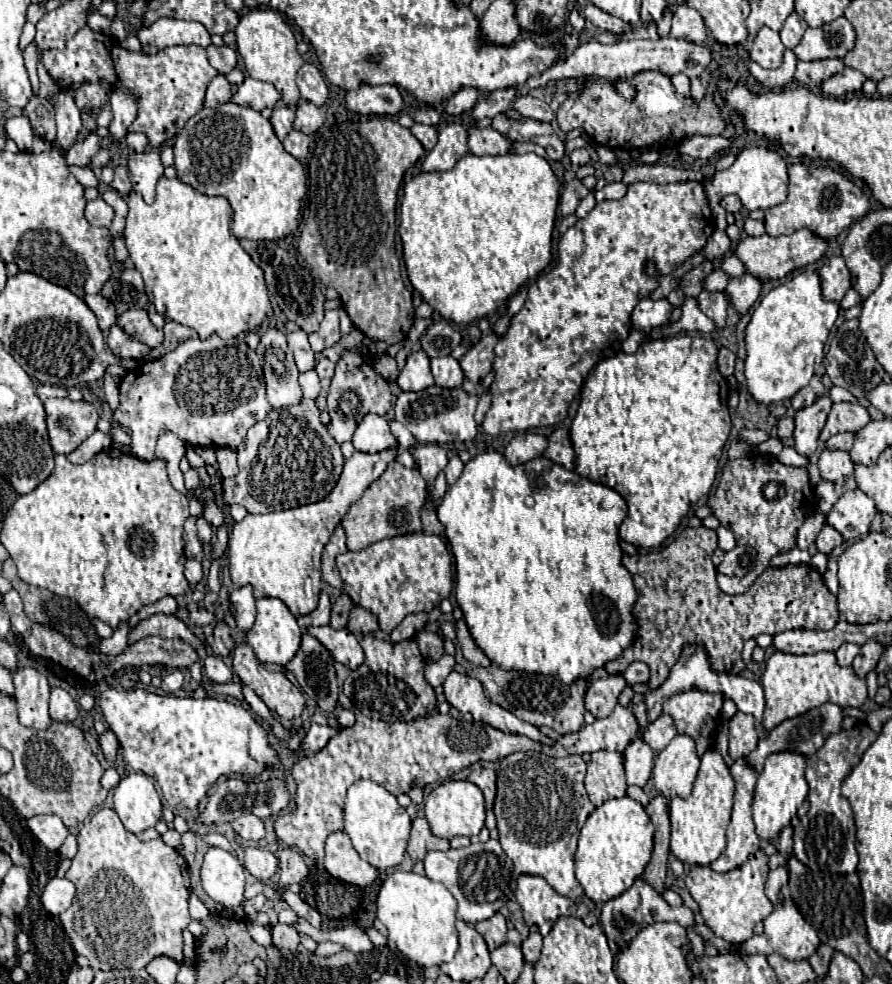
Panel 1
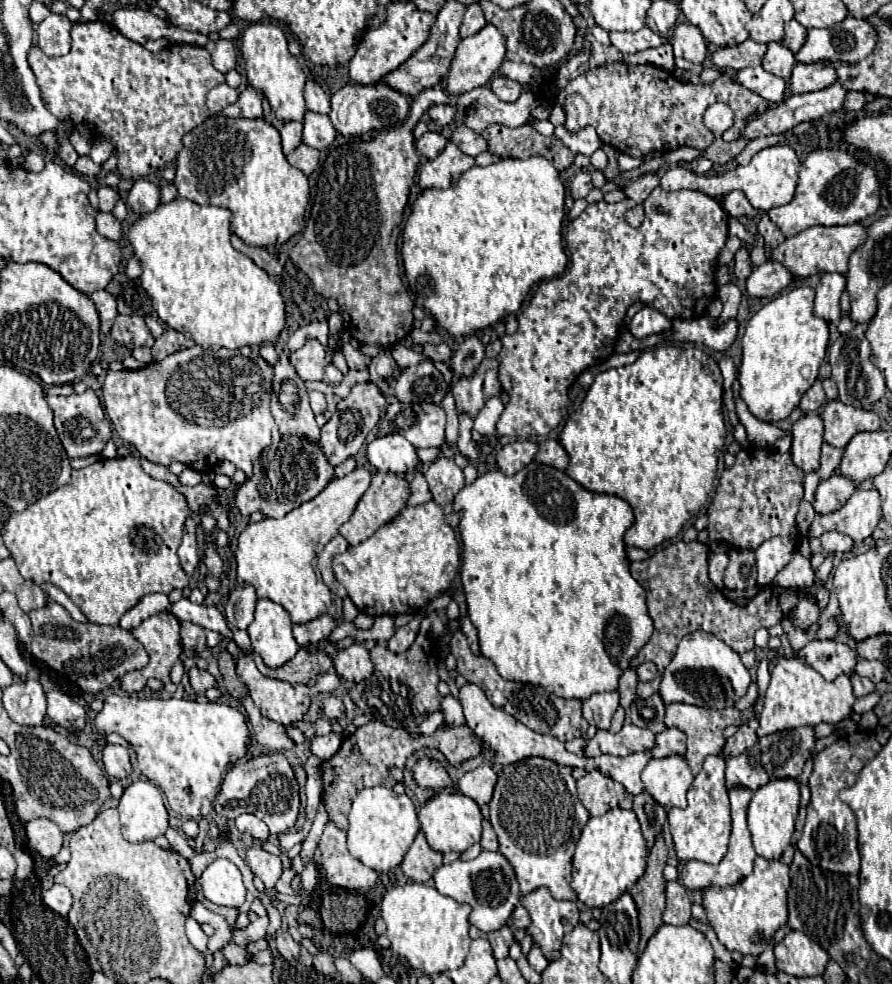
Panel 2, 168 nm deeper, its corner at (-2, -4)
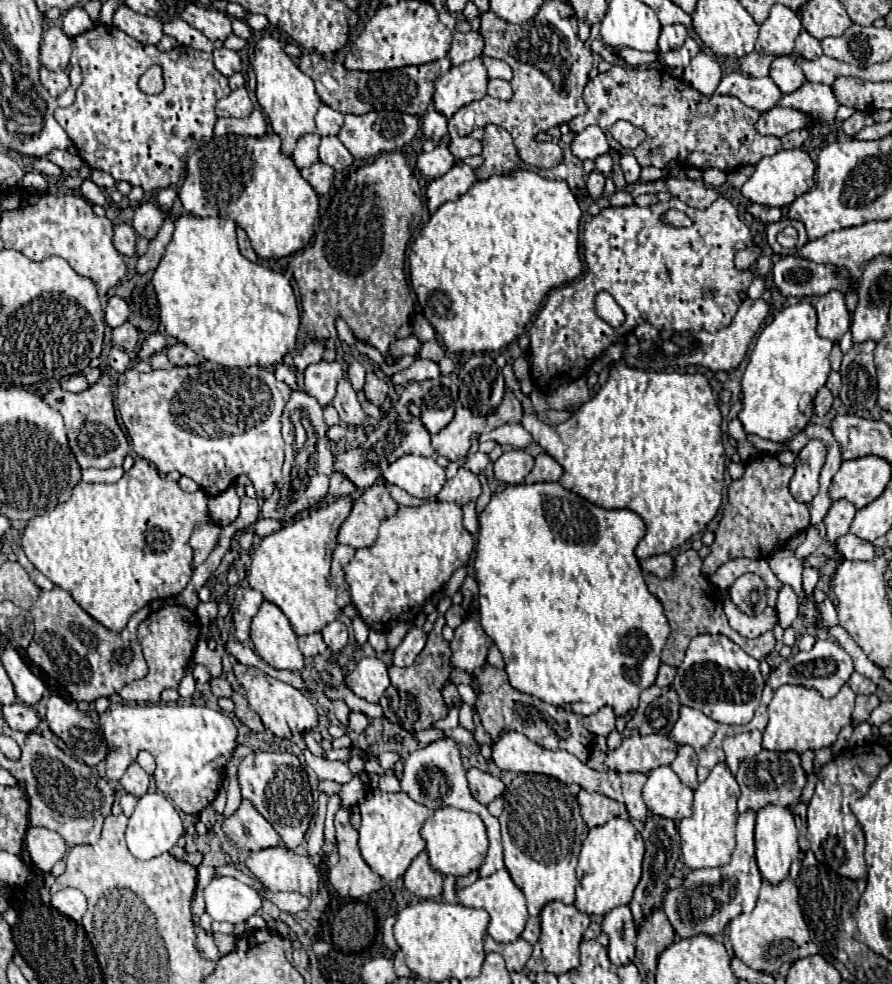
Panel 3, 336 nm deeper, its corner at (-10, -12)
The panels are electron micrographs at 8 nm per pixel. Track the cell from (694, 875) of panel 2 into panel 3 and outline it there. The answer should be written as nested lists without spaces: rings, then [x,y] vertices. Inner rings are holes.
[[[747,811],[737,819],[737,847],[733,851],[731,863],[715,869],[693,869],[683,885],[677,889],[669,889],[665,893],[663,911],[681,939],[689,939],[695,935],[715,937],[723,933],[727,923],[741,915],[749,913],[755,907],[761,889],[761,875],[755,863],[755,841],[753,841],[755,813]]]

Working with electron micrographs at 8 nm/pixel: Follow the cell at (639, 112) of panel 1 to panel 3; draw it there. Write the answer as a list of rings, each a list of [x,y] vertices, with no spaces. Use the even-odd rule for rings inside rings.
[[[613,65],[609,71],[595,75],[589,85],[585,87],[585,103],[589,107],[589,111],[585,115],[573,117],[573,121],[569,121],[569,129],[575,133],[581,133],[585,127],[589,125],[597,125],[603,129],[603,133],[607,135],[607,141],[611,145],[611,149],[619,151],[621,155],[633,153],[639,161],[641,167],[653,165],[653,167],[665,167],[669,161],[679,159],[679,163],[689,163],[695,165],[699,169],[721,169],[725,173],[731,173],[743,165],[757,165],[763,157],[767,155],[775,155],[777,151],[781,151],[781,141],[779,137],[763,137],[759,135],[753,125],[759,117],[759,113],[755,109],[749,109],[747,105],[743,105],[741,101],[737,101],[737,97],[729,97],[729,95],[711,95],[705,97],[701,93],[697,93],[695,89],[689,89],[689,85],[685,85],[685,81],[673,77],[667,71],[659,71],[659,69],[623,69],[621,65]],[[617,119],[625,119],[641,129],[645,129],[647,137],[643,139],[643,143],[637,149],[625,149],[623,145],[619,145],[611,133],[609,127],[617,121]]]

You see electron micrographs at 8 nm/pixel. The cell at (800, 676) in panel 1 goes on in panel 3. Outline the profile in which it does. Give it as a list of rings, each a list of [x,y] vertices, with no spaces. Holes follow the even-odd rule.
[[[783,685],[775,691],[775,697],[769,703],[769,723],[763,731],[763,749],[795,751],[801,755],[807,749],[817,751],[821,747],[831,747],[837,741],[839,731],[851,723],[853,705],[855,693],[849,689],[849,685],[843,685],[831,699],[821,697],[815,689]]]

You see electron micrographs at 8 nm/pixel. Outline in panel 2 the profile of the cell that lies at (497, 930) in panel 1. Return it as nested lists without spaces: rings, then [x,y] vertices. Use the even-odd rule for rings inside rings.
[[[503,925],[503,927],[497,929],[497,931],[487,933],[485,937],[487,937],[487,941],[489,941],[491,947],[493,947],[495,959],[503,959],[503,957],[509,955],[509,945],[513,943],[513,933],[511,933],[511,929],[509,929],[507,925]]]

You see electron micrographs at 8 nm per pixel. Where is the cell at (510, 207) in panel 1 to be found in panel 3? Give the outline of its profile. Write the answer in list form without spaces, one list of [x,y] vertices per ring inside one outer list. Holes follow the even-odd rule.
[[[525,169],[513,171],[511,175],[493,175],[485,181],[477,181],[457,201],[449,201],[449,203],[441,205],[431,215],[429,223],[421,229],[421,235],[417,237],[417,241],[411,245],[411,251],[409,251],[411,271],[409,273],[411,273],[411,287],[417,295],[417,301],[423,307],[423,315],[435,327],[445,349],[449,353],[463,353],[463,351],[467,351],[467,353],[485,353],[485,351],[491,353],[491,351],[499,351],[501,347],[515,341],[525,331],[525,327],[533,319],[533,315],[539,313],[543,297],[549,293],[549,289],[559,287],[563,283],[571,283],[573,279],[577,279],[583,273],[583,263],[579,259],[579,223],[581,223],[581,209],[579,209],[575,195],[565,185],[565,181],[549,181],[549,179],[543,179],[537,173],[525,171]]]

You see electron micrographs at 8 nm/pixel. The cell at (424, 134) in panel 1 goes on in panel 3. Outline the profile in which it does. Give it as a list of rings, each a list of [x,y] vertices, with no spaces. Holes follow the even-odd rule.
[[[439,143],[431,153],[421,153],[417,157],[415,167],[419,171],[419,177],[423,177],[425,181],[431,181],[445,175],[453,167],[453,161],[455,159],[449,153],[449,147],[445,143]]]

